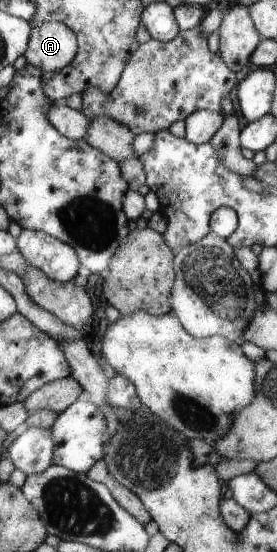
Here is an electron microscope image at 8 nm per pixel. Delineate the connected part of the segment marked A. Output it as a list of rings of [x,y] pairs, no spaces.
[[[46,22],[32,28],[24,58],[27,64],[46,72],[63,70],[78,54],[78,40],[72,29],[60,22]]]

